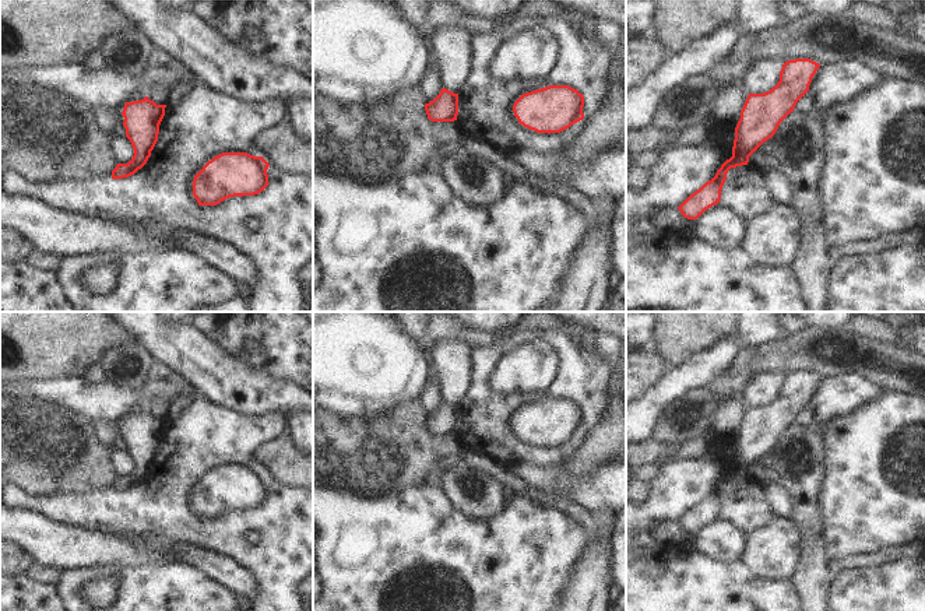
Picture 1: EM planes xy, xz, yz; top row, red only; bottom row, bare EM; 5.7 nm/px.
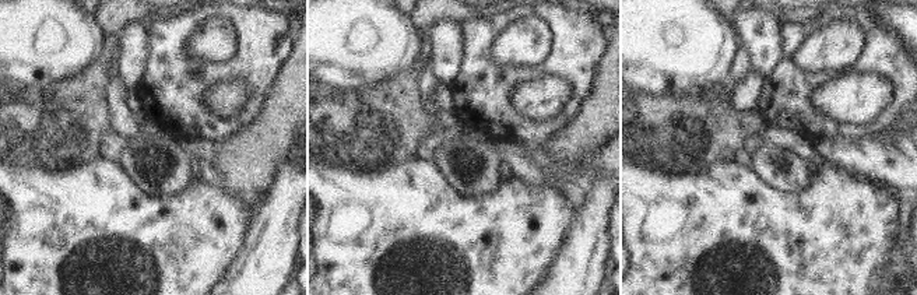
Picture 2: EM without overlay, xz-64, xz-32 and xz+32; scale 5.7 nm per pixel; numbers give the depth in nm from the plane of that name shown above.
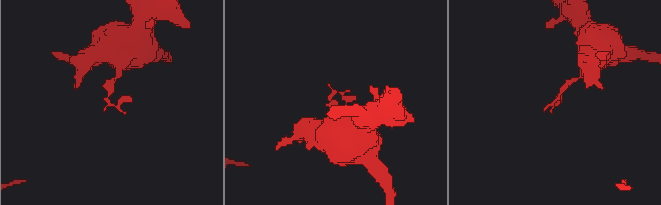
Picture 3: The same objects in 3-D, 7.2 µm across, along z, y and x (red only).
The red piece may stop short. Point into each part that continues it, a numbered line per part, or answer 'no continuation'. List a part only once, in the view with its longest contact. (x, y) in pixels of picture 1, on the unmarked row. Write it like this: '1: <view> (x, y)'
no continuation

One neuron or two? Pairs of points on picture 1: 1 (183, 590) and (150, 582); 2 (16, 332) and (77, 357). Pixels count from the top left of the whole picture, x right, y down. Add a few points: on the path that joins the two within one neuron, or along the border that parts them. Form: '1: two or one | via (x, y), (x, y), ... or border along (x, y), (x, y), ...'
1: one | via (175, 590), (158, 590)
2: one | via (31, 332), (52, 332), (62, 341)

